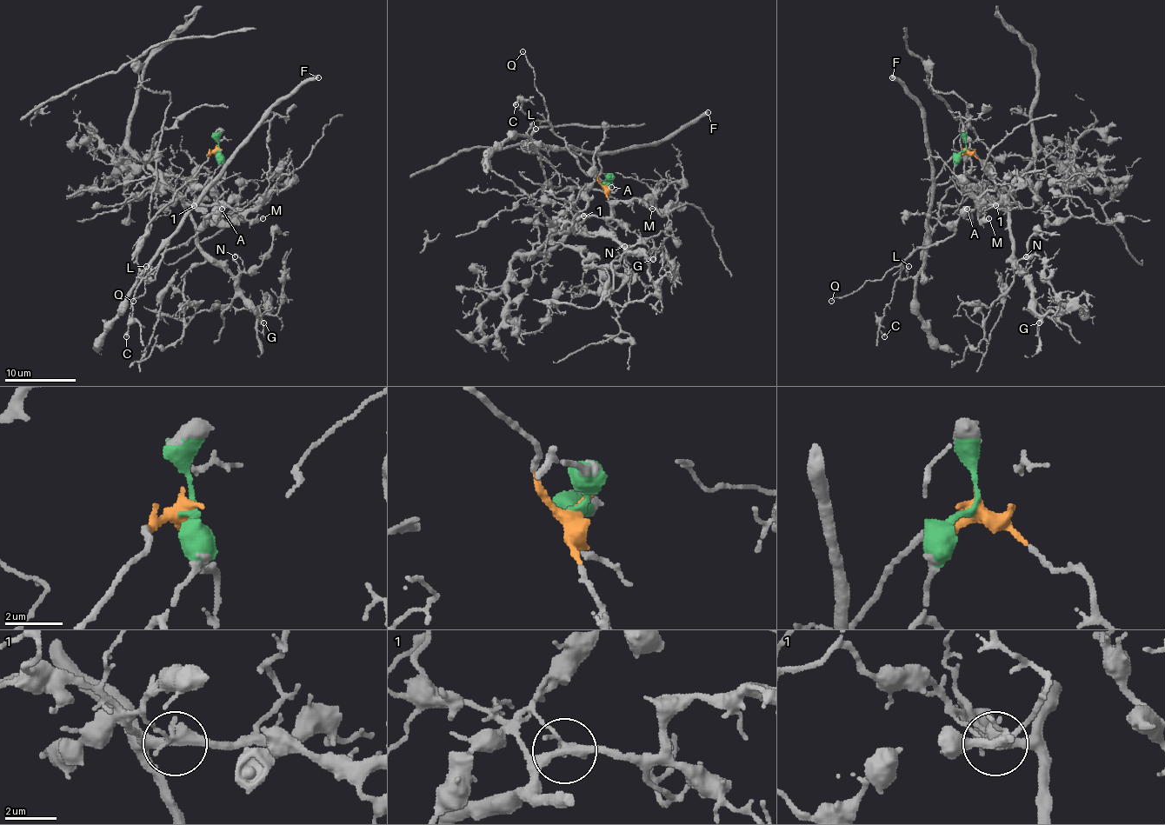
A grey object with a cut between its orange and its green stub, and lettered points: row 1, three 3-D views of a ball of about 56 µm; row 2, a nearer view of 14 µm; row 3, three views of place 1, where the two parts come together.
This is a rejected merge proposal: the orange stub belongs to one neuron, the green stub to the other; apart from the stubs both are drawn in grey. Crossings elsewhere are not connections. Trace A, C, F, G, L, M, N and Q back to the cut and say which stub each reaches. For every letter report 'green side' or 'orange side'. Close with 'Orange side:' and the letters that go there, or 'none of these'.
A: green side
C: green side
F: green side
G: orange side
L: green side
M: orange side
N: orange side
Q: green side
Orange side: G, M, N

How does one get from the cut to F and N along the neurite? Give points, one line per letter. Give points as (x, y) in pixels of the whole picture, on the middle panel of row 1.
F: (608, 185), (599, 163), (599, 156), (602, 153), (656, 146), (708, 112)
N: (608, 185), (611, 229), (601, 217), (582, 216), (575, 226), (609, 234), (631, 249), (624, 246)

